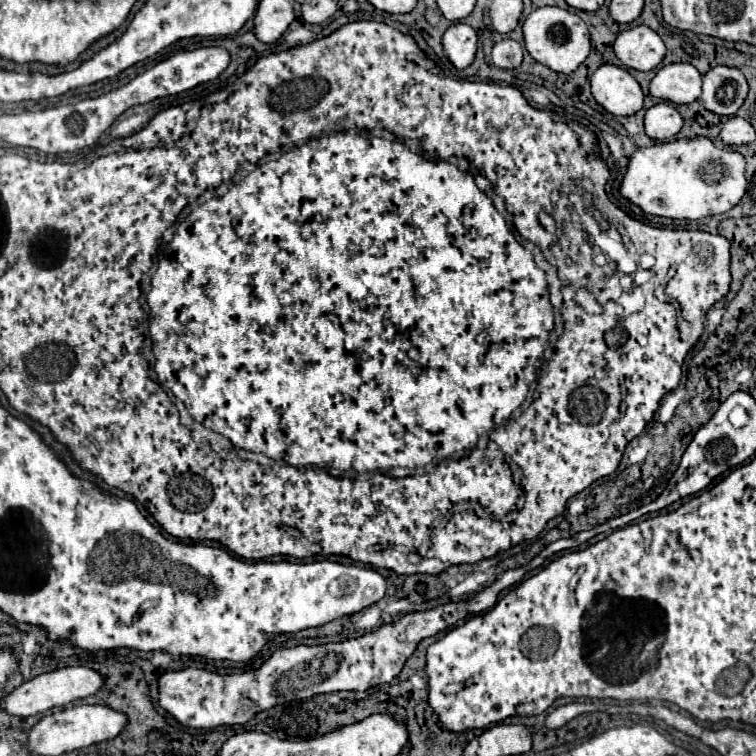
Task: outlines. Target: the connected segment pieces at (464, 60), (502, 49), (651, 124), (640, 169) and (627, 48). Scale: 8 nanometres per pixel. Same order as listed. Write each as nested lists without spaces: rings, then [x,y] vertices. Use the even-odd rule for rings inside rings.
[[[453,23],[443,35],[445,55],[457,69],[465,69],[473,63],[477,53],[477,33],[467,23]]]
[[[503,39],[493,47],[493,65],[501,69],[517,69],[523,61],[523,49],[513,39]]]
[[[669,103],[653,105],[645,113],[645,133],[651,139],[657,139],[657,141],[671,139],[673,135],[679,133],[681,127],[683,127],[683,119],[677,113],[677,109]]]
[[[673,139],[637,149],[621,183],[621,195],[645,213],[671,219],[703,219],[729,211],[745,195],[745,157],[717,149],[711,139]]]
[[[647,25],[621,31],[613,43],[613,49],[623,65],[637,71],[651,71],[665,57],[665,43]]]

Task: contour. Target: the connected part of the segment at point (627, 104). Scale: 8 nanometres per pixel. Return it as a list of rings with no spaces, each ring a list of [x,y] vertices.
[[[601,65],[591,75],[591,93],[613,115],[635,115],[643,107],[643,91],[627,69]]]

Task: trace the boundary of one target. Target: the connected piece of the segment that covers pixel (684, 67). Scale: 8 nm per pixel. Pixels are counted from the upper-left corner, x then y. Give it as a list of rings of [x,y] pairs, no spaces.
[[[691,63],[665,65],[651,79],[649,91],[671,103],[693,103],[701,95],[701,73]]]

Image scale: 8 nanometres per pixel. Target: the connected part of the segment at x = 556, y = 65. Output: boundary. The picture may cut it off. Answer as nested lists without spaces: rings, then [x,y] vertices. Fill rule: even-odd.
[[[561,7],[535,9],[523,23],[525,47],[529,55],[557,73],[573,73],[589,55],[589,29],[581,17]]]

